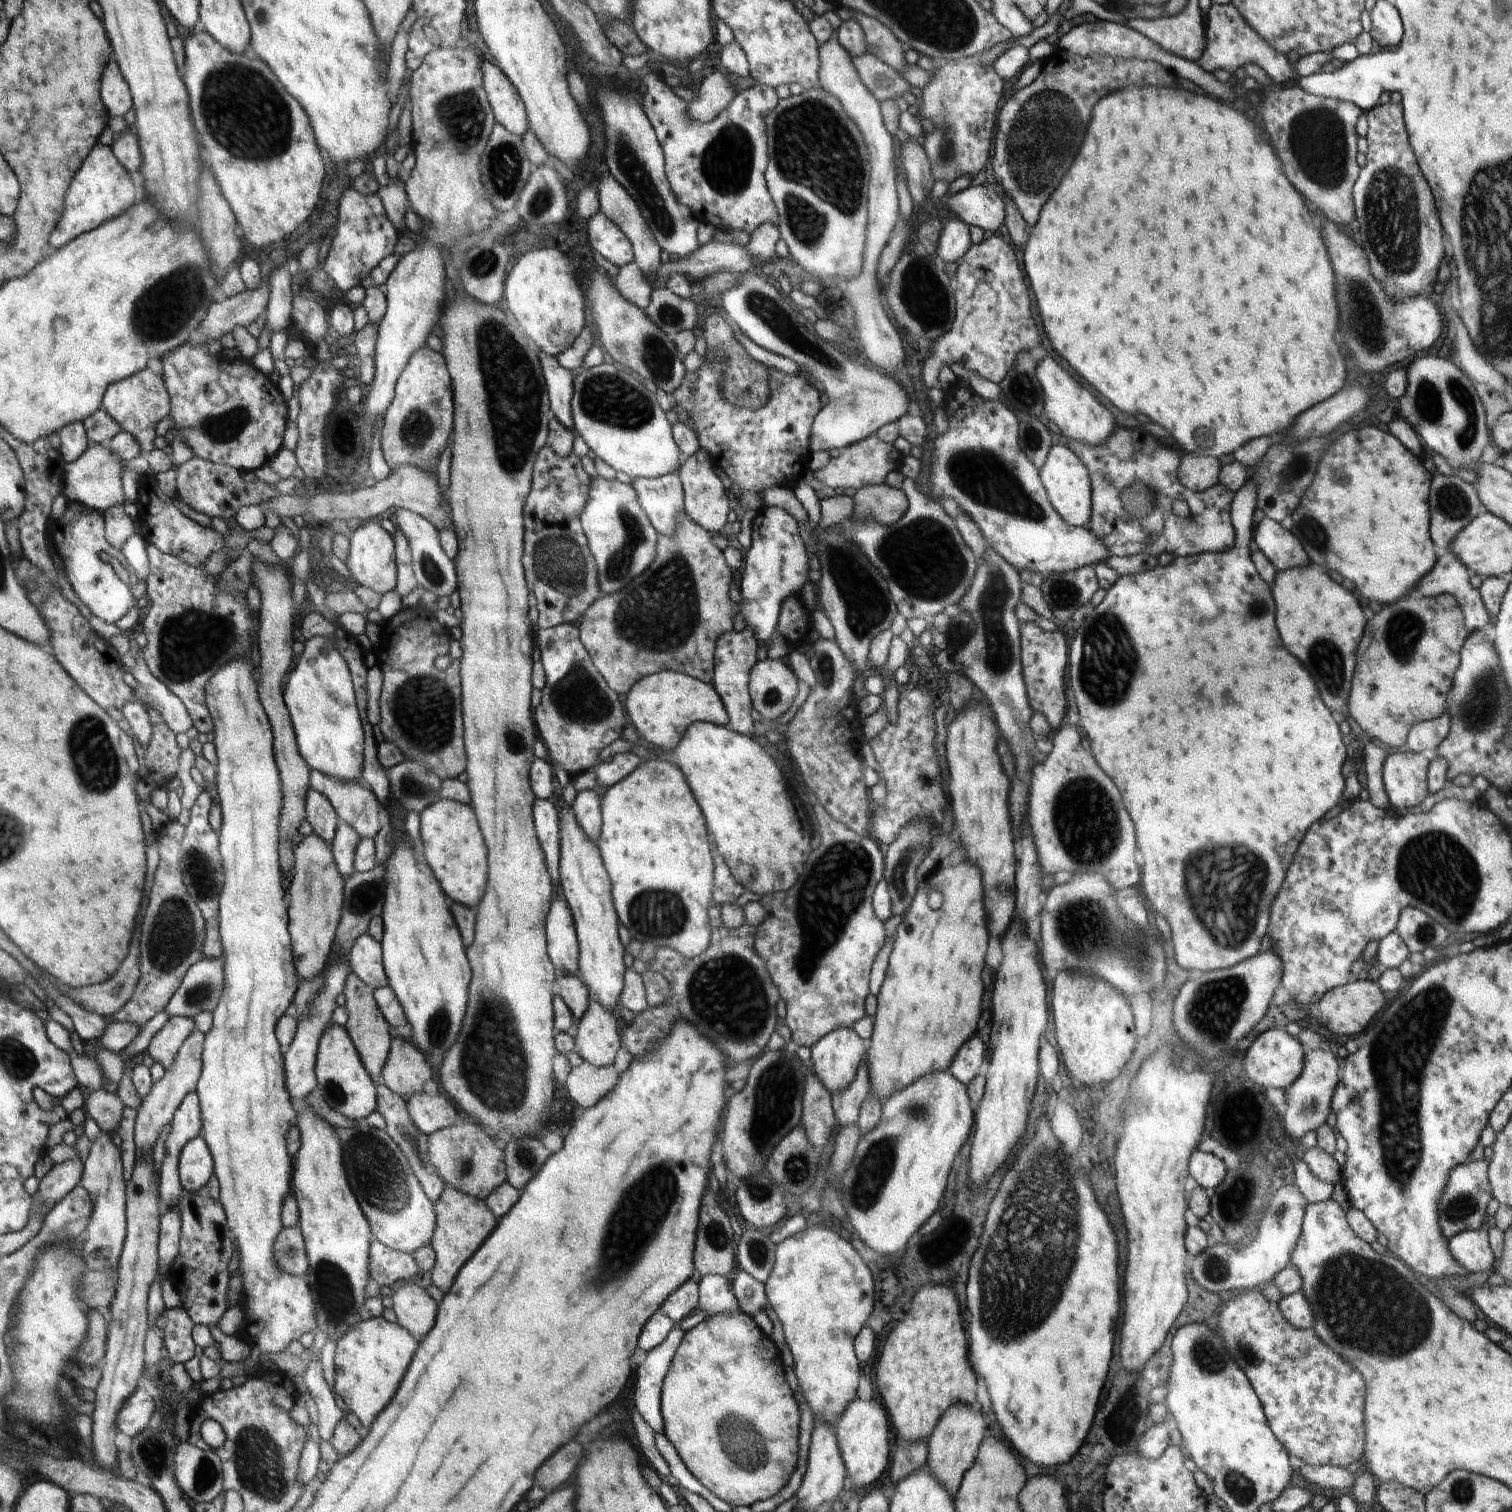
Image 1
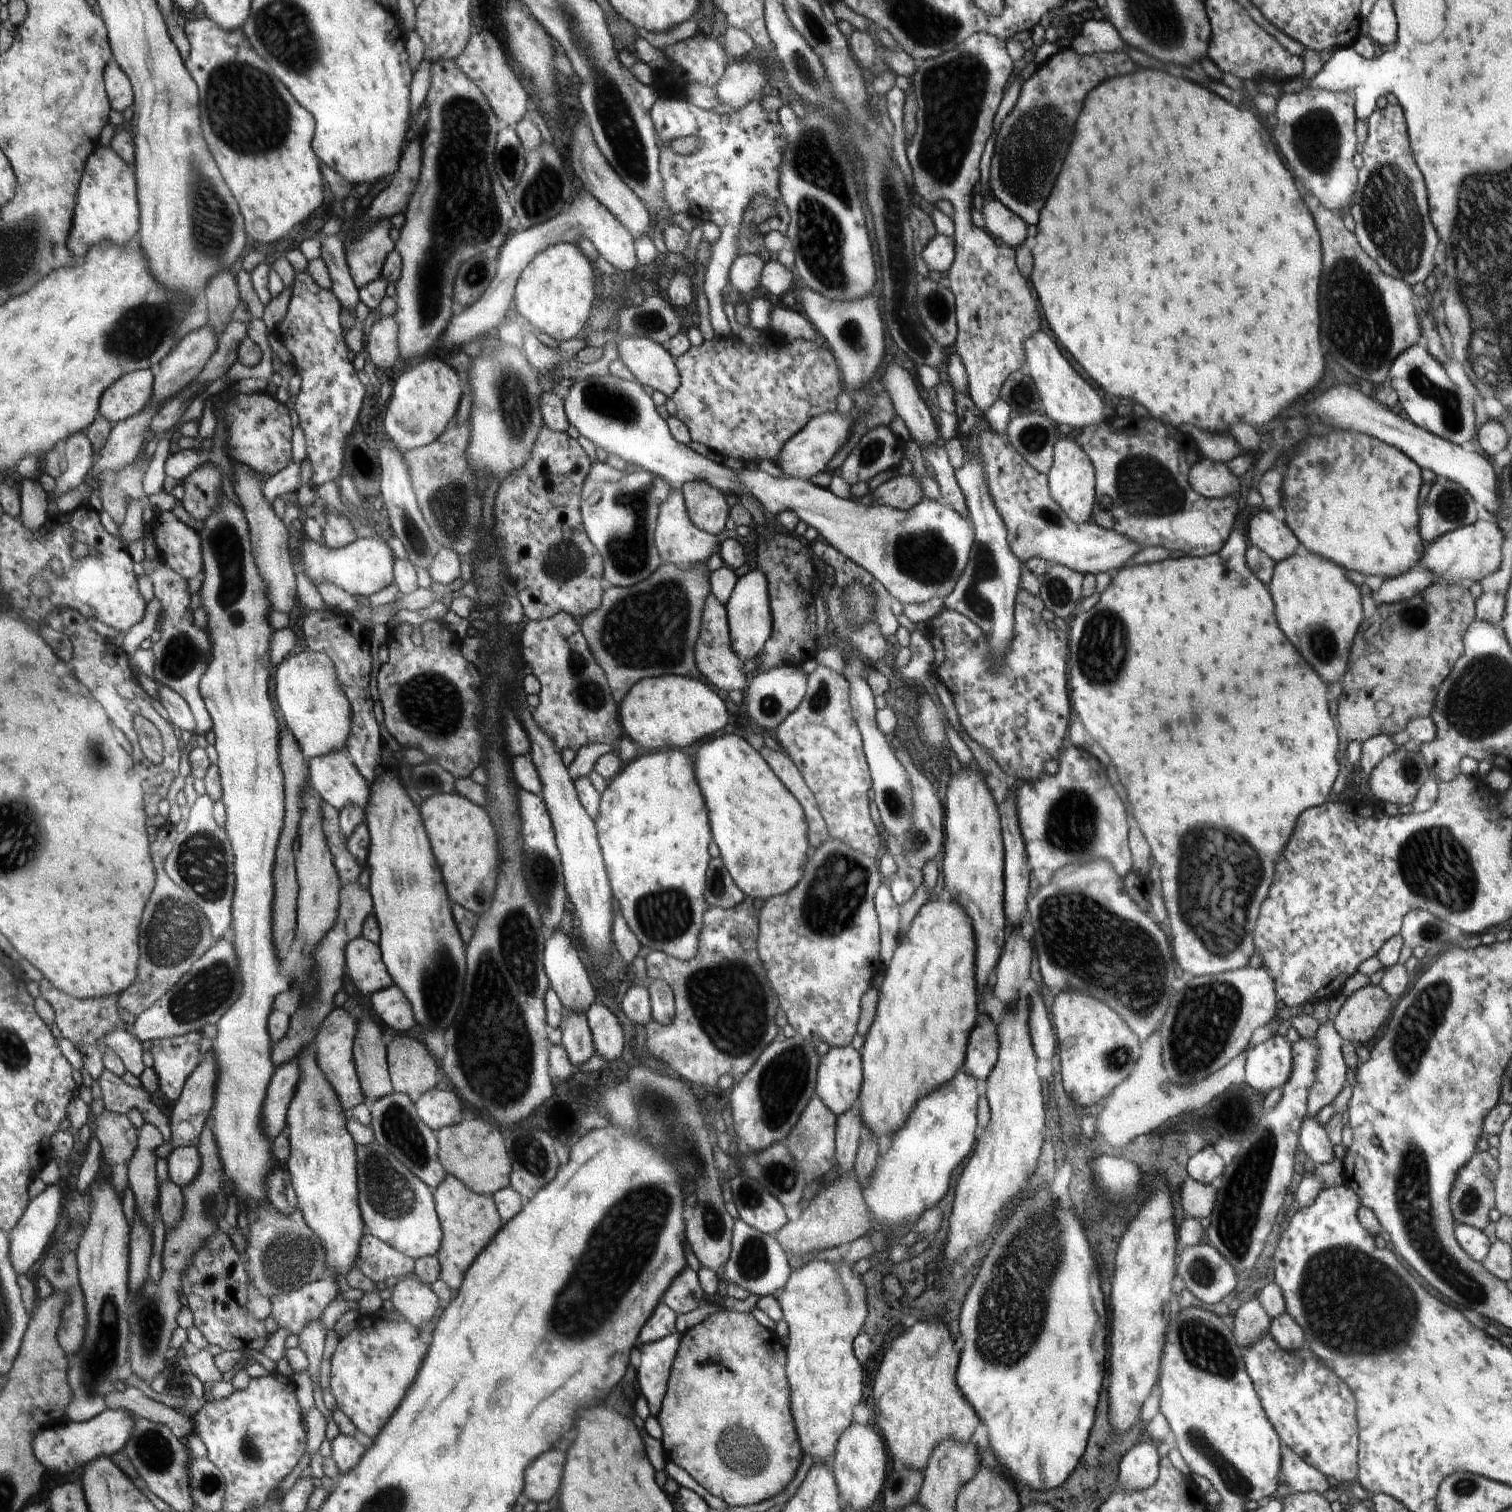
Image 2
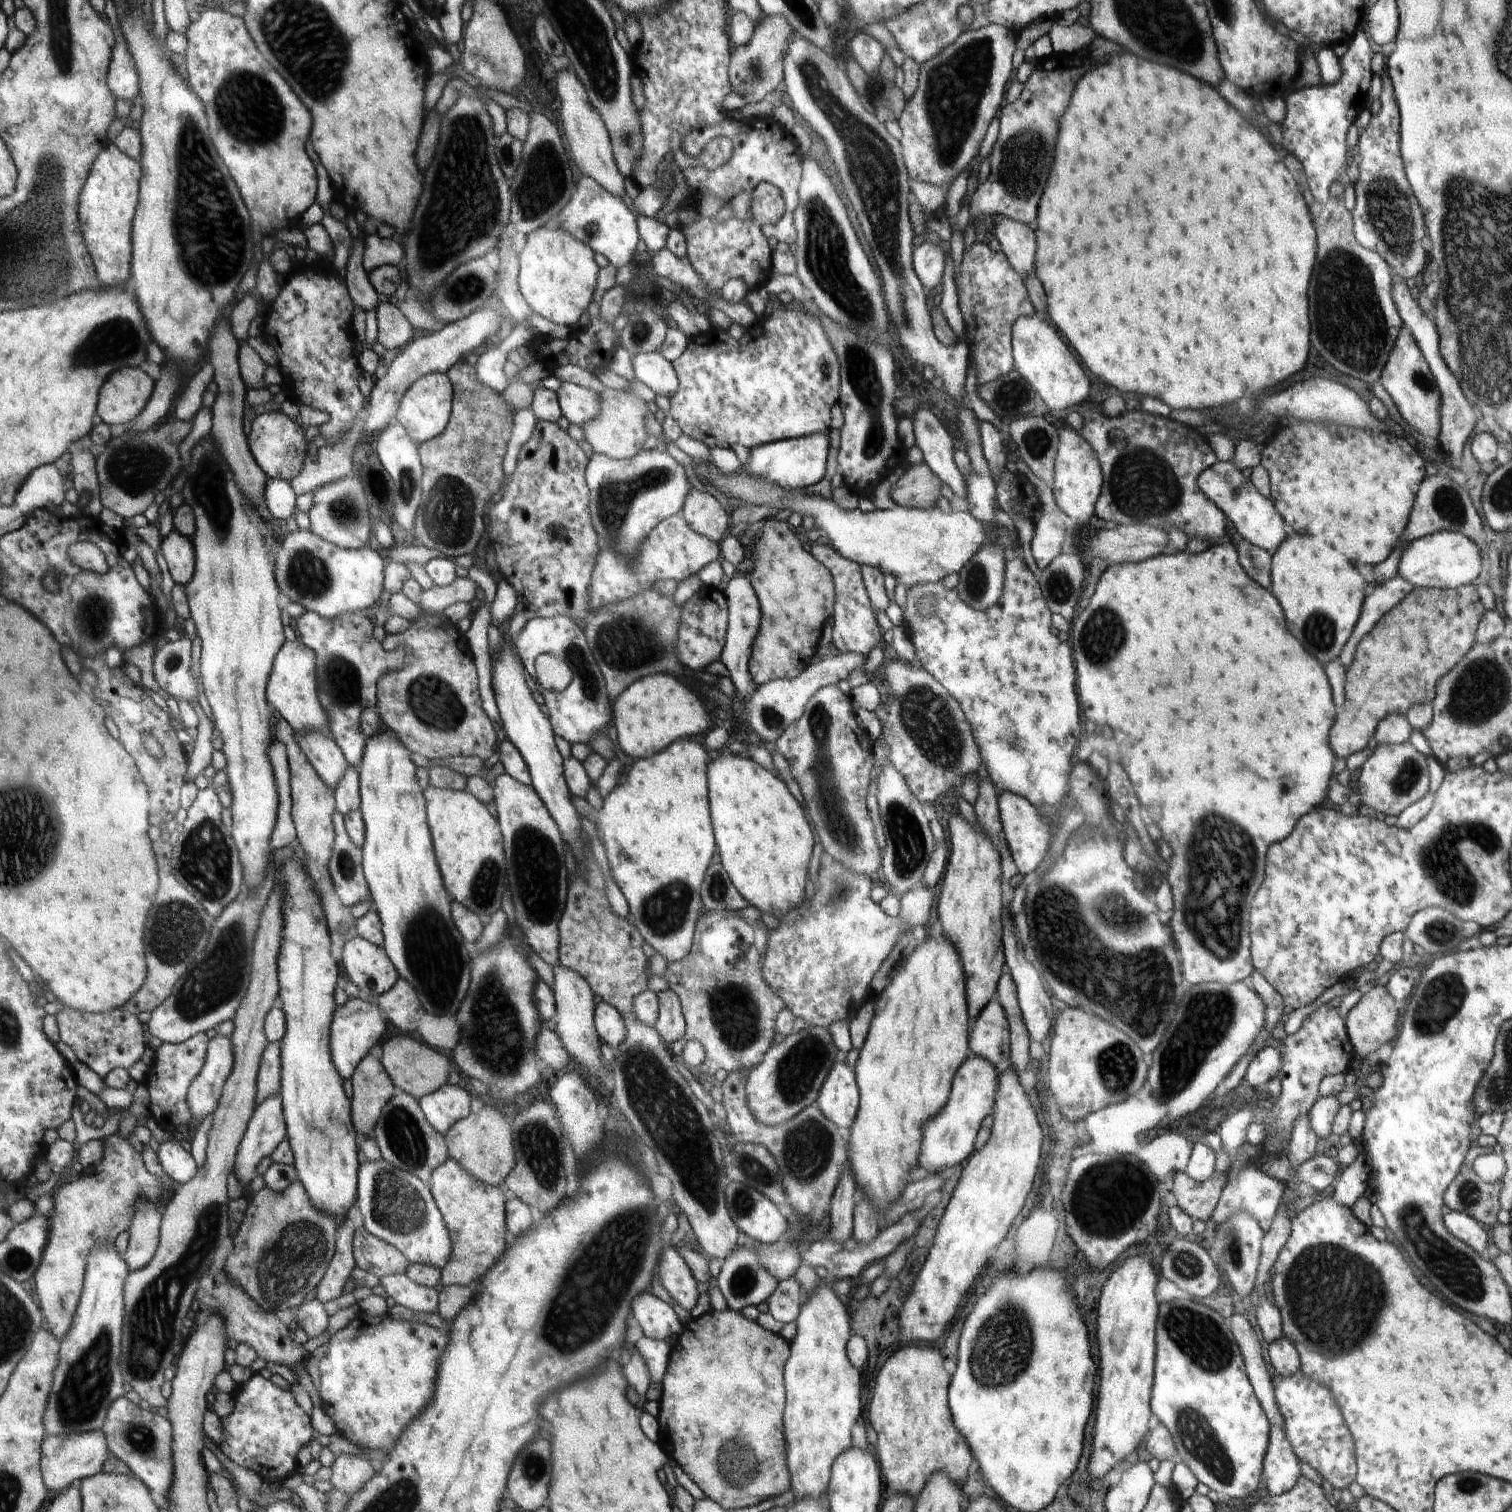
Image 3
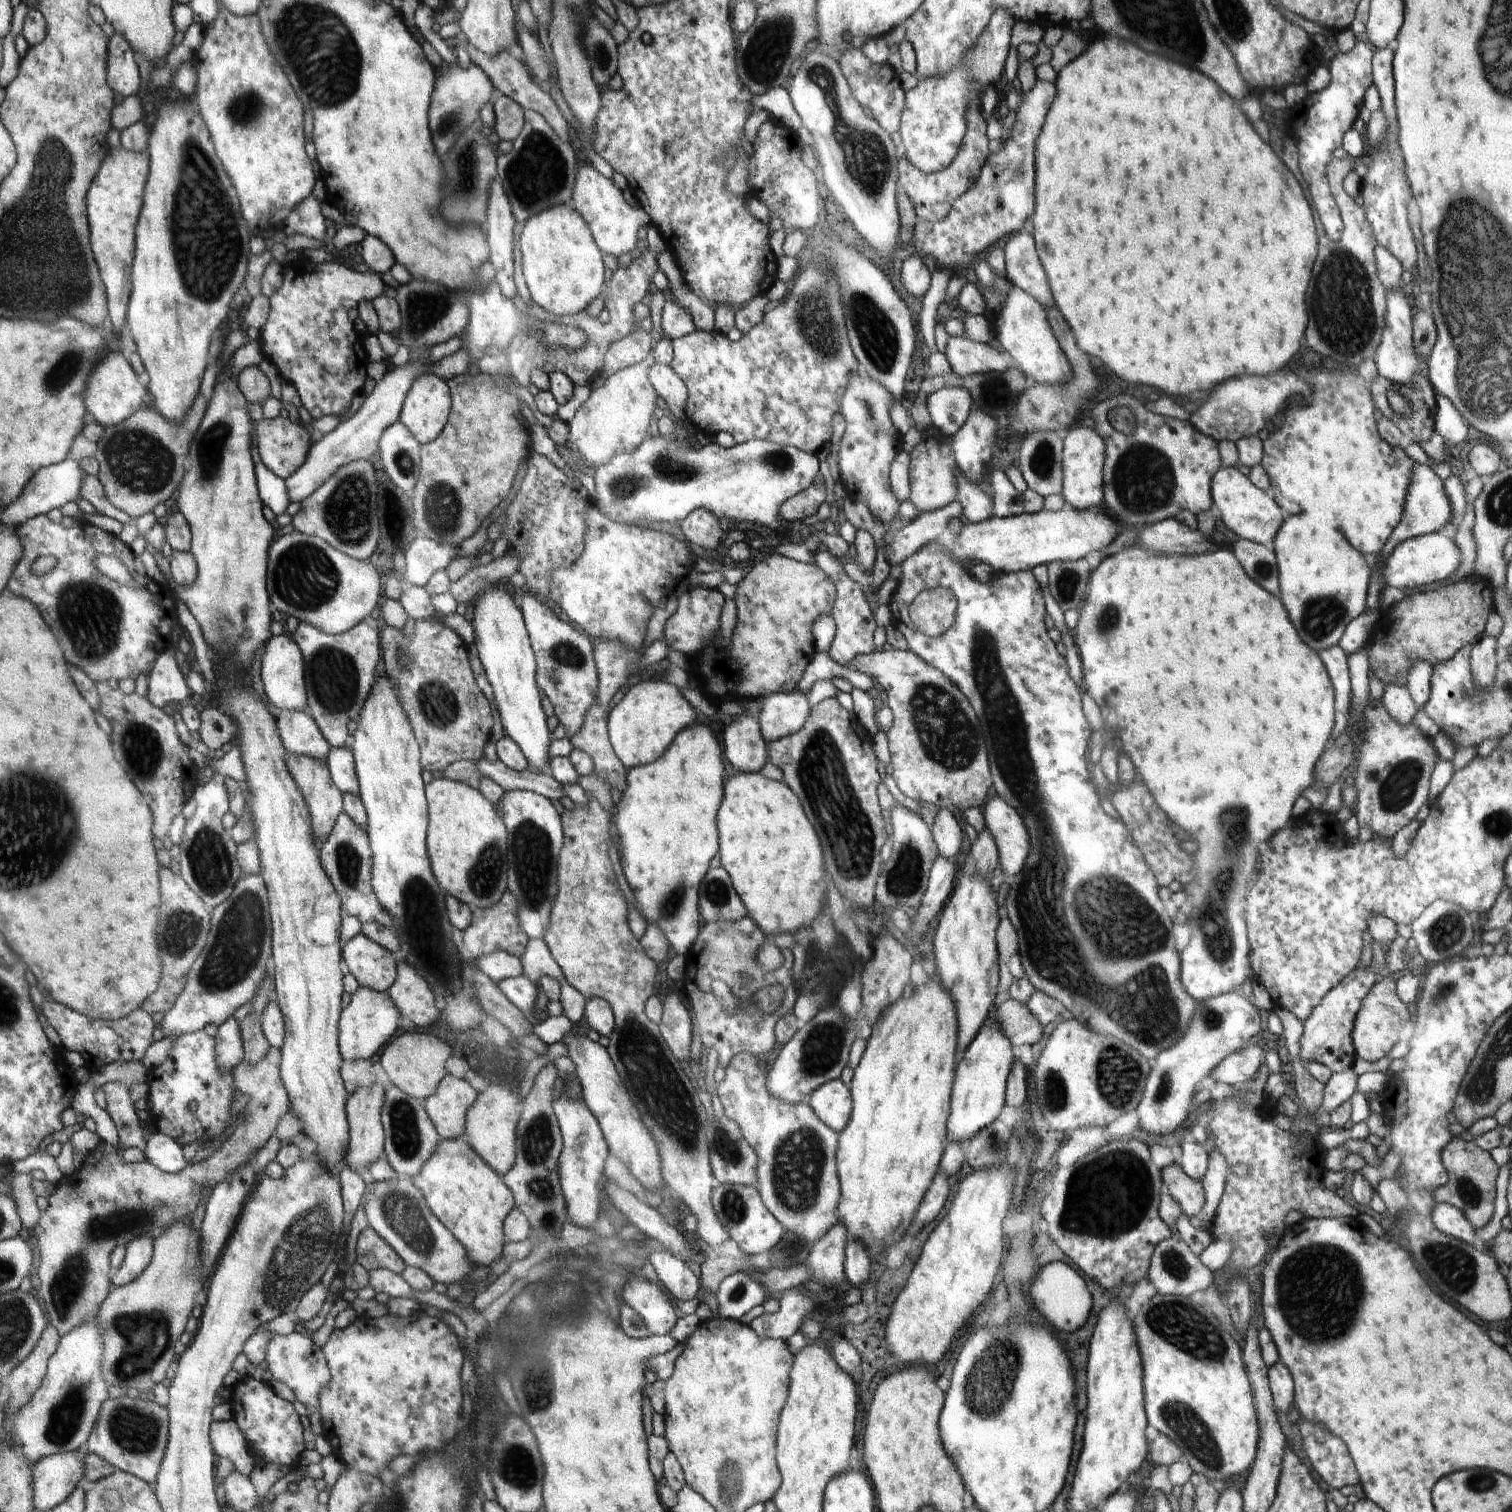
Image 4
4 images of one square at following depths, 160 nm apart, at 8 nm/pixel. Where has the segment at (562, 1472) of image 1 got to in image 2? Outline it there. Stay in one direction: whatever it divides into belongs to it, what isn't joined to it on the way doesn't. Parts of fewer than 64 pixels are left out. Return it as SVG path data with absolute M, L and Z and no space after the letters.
M548 1450L542 1458L536 1458L526 1470L525 1501L548 1502L560 1488L562 1468L566 1456L562 1450Z

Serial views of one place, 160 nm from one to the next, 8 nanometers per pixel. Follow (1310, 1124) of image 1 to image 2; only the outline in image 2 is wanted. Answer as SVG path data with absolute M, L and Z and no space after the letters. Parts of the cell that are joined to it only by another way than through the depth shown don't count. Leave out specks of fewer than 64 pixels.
M1340 992L1330 1000L1328 1021L1320 1025L1317 1031L1315 1038L1319 1046L1320 1060L1315 1083L1309 1090L1306 1117L1316 1115L1324 1106L1333 1102L1340 1091L1348 1085L1348 1067L1341 1051L1341 1045L1345 1041L1338 1034L1334 1024L1334 1019L1346 999L1347 996Z

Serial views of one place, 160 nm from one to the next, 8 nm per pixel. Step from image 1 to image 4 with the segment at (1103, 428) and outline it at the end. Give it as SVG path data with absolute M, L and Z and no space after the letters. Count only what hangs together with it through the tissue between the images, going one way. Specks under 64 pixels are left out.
M1012 284L1009 288L1009 295L1005 298L1003 310L999 312L995 322L997 332L994 344L1000 346L1013 358L1021 372L1031 374L1036 384L1065 383L1074 373L1068 356L1056 334L1052 334L1050 325L1045 306L1039 303L1028 291Z

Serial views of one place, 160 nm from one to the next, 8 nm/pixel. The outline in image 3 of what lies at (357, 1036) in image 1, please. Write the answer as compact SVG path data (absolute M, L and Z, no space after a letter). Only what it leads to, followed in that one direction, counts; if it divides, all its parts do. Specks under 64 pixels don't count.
M379 1054L364 1058L352 1078L353 1121L361 1135L374 1134L379 1118L396 1092L396 1084L382 1066Z

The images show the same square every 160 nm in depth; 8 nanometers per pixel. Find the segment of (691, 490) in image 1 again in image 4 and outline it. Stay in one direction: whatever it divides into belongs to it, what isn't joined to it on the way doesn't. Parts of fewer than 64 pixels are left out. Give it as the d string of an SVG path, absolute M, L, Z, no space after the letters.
M696 509L681 521L680 528L684 536L700 552L714 553L722 538L720 521L709 510Z

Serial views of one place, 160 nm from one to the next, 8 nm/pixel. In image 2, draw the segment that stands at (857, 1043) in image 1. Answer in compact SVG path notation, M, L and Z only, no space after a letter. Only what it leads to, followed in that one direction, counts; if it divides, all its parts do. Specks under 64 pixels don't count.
M850 1044L831 1047L826 1056L820 1058L815 1093L834 1114L846 1113L860 1099L864 1068L859 1053Z

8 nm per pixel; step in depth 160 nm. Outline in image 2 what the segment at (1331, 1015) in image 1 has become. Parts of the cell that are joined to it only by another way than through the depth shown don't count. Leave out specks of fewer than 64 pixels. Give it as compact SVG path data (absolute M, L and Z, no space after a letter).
M1369 984L1355 991L1334 1019L1338 1034L1356 1045L1370 1042L1392 1010L1391 999L1378 985Z

